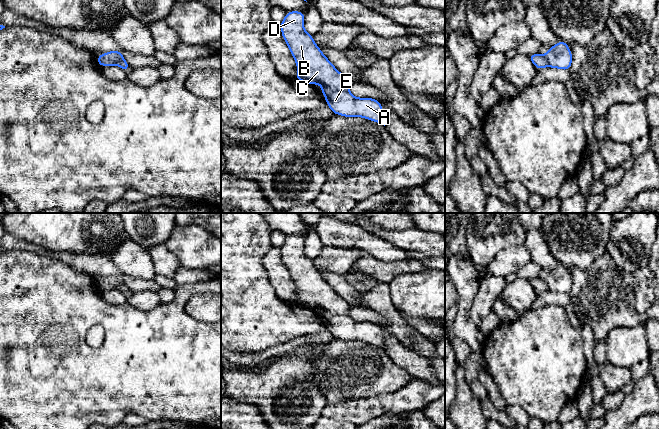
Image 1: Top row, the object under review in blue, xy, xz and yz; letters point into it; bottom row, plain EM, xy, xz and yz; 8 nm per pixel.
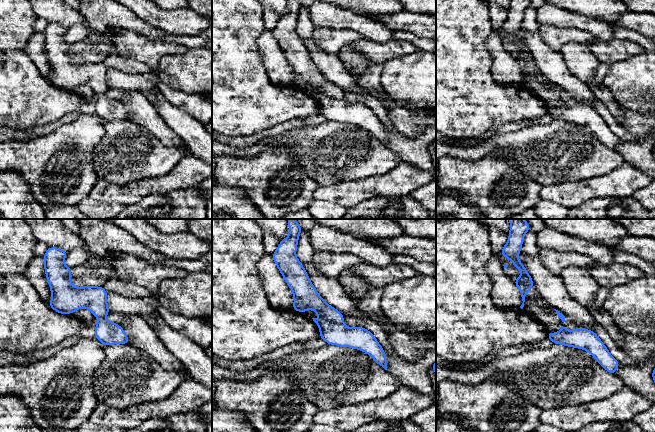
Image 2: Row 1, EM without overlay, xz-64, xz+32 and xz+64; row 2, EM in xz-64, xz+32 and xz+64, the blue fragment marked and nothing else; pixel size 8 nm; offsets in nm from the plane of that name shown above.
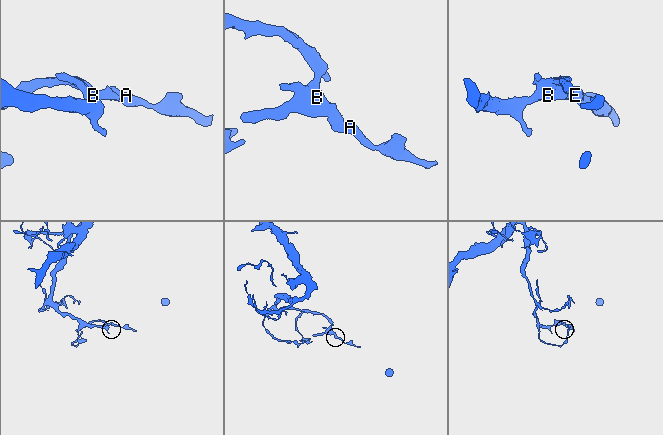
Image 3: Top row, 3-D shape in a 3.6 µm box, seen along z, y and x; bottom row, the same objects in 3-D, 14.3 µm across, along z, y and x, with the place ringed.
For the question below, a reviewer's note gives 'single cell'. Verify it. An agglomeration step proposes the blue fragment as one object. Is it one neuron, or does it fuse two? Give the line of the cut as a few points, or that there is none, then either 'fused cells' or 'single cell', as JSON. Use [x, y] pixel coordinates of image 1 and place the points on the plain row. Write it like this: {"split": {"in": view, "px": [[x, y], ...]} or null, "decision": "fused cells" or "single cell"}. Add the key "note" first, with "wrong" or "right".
{"note": "wrong", "split": {"in": "xz", "px": [[322, 310], [348, 316]]}, "decision": "fused cells"}

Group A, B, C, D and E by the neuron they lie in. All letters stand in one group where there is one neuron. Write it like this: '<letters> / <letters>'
A E / B C D

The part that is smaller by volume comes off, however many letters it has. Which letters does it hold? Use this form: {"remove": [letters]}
{"remove": ["A", "E"]}

